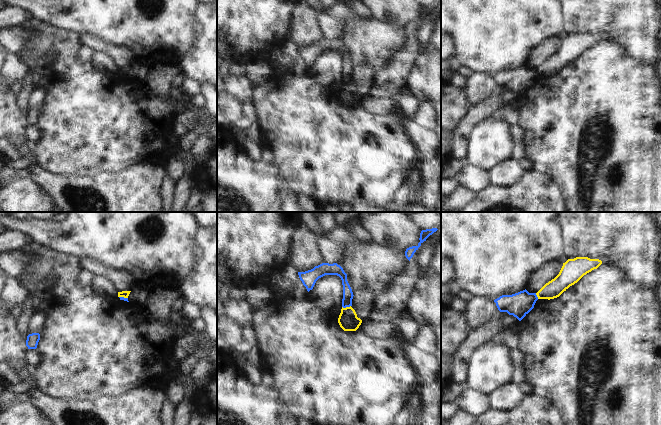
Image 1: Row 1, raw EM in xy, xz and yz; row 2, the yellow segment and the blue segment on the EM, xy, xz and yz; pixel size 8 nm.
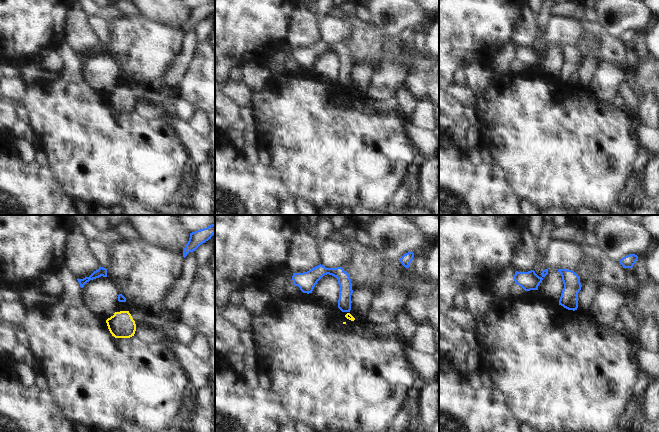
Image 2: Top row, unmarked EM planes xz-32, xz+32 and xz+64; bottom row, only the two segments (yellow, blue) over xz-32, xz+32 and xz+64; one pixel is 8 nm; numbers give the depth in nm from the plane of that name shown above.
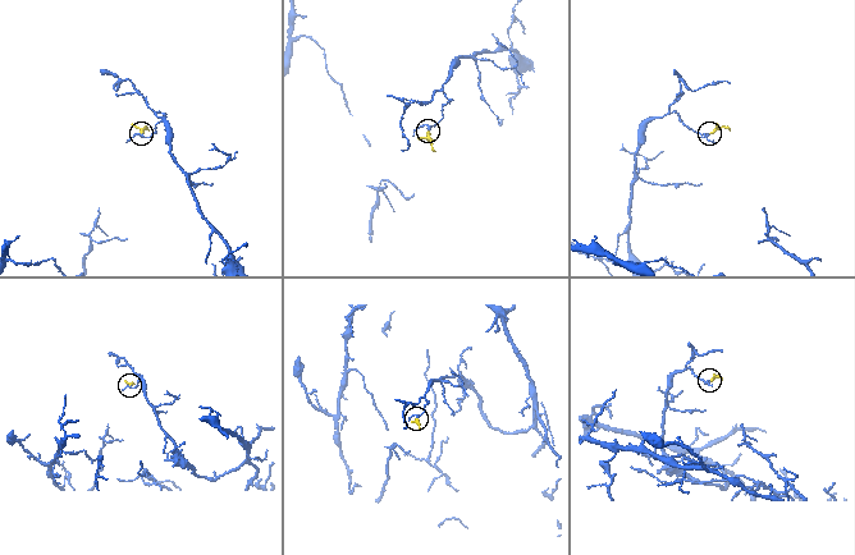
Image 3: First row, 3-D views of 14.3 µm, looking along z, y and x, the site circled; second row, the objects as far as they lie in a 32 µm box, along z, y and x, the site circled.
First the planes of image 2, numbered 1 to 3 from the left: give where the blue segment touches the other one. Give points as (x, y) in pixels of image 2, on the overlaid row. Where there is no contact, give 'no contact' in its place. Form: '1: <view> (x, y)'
1: no contact
2: no contact
3: no contact

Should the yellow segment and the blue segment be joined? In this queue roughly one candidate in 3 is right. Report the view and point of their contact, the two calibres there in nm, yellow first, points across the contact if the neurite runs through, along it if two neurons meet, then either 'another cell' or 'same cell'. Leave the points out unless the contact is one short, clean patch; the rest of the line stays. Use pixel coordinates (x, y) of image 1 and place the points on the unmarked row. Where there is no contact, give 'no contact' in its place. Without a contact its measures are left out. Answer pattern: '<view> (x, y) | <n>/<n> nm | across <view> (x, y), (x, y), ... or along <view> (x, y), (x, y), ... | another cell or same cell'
xz (346, 83) | 160/80 nm | along xz (350, 81), (342, 83) | another cell

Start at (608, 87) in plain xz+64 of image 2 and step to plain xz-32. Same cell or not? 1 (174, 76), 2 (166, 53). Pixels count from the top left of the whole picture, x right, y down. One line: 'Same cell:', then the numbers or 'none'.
Same cell: 1

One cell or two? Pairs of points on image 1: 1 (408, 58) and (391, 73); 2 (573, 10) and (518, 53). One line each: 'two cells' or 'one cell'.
1: one cell
2: two cells

